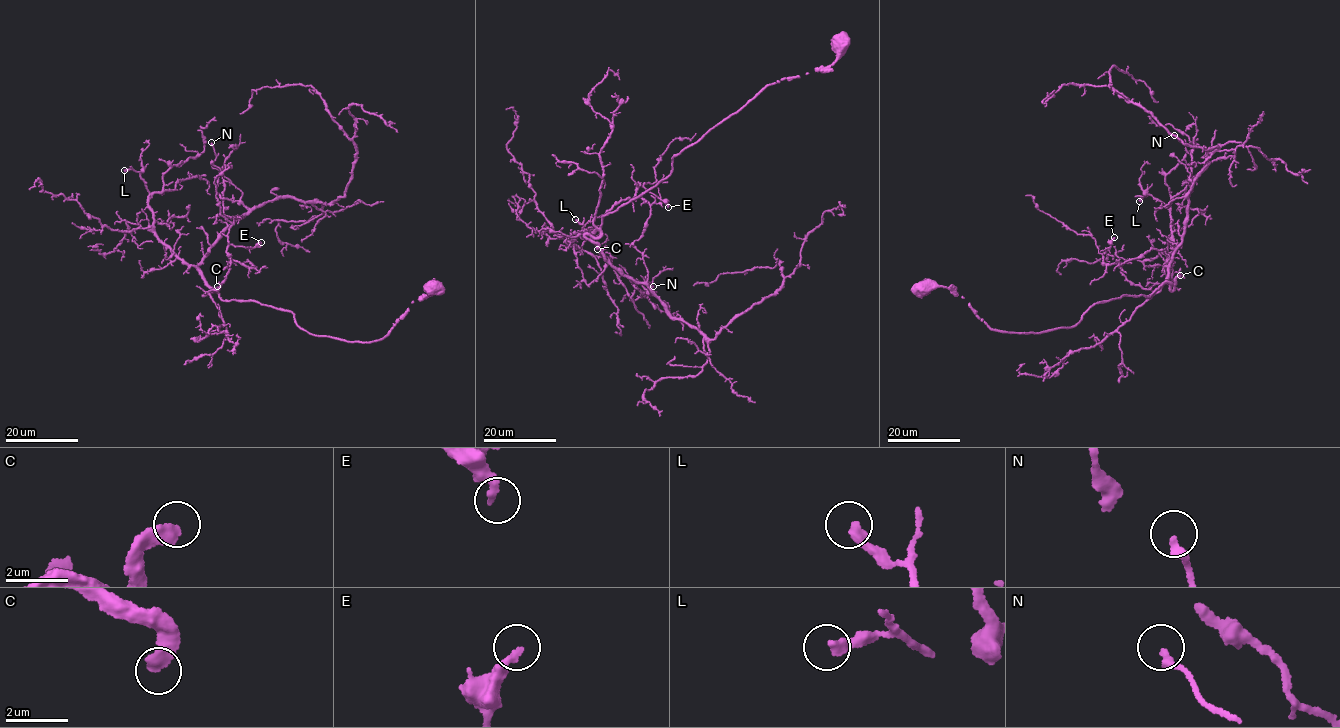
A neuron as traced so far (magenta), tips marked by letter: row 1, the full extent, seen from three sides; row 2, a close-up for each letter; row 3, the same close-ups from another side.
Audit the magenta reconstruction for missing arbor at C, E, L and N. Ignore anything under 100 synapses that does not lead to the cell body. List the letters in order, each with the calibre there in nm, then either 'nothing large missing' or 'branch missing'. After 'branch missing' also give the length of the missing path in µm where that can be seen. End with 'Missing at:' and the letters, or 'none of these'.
C: calibre 400 nm; branch missing; missing 150 µm
E: calibre 320 nm; nothing large missing
L: calibre 320 nm; nothing large missing
N: calibre 280 nm; nothing large missing
Missing at: C

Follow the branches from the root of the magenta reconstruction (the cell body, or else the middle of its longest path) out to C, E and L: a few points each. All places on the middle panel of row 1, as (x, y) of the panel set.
C: (837, 43), (832, 63), (763, 87), (675, 154), (665, 178), (606, 213), (593, 240), (597, 249)
E: (837, 43), (832, 63), (763, 87), (675, 154), (665, 178), (593, 223), (638, 184), (668, 207)
L: (837, 43), (832, 63), (763, 87), (684, 147), (570, 241), (579, 250), (575, 219)

